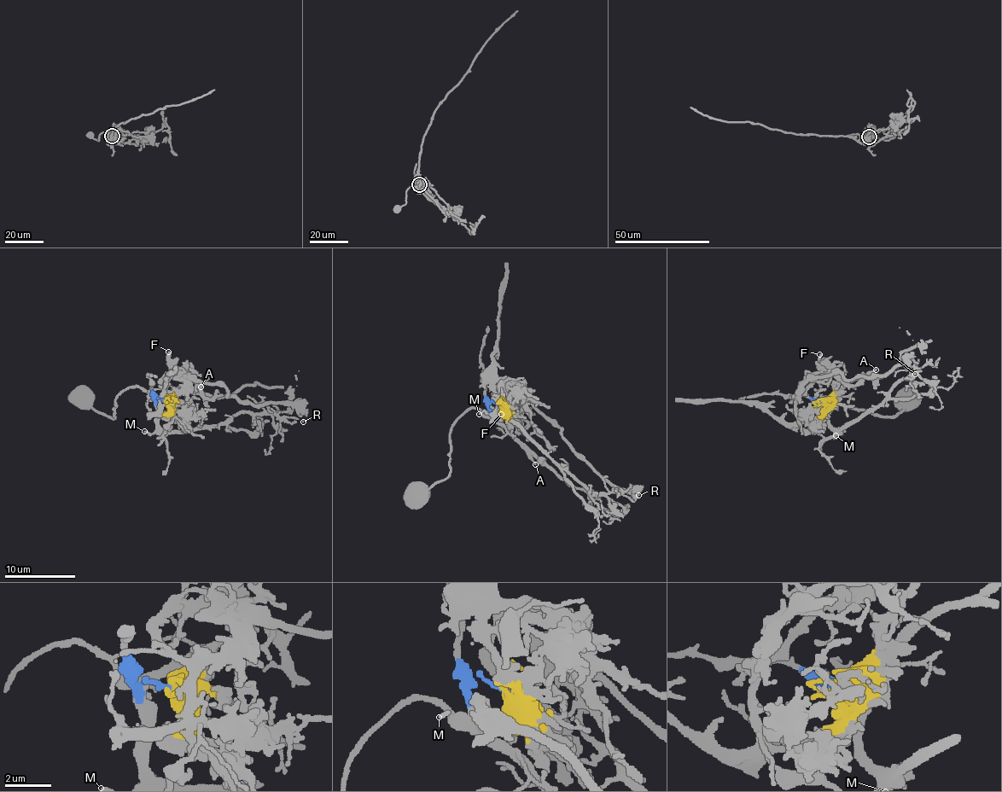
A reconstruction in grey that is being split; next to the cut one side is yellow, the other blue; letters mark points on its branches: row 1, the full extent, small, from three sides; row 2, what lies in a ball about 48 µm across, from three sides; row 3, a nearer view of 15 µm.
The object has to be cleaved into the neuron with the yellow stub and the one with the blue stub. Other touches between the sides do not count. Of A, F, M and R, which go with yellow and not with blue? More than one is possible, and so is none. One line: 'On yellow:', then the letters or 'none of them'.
On yellow: F, R

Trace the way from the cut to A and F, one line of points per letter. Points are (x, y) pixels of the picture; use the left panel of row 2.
A: (163, 399), (154, 401), (177, 388), (201, 386)
F: (163, 399), (184, 383), (188, 372), (177, 366), (169, 351)

